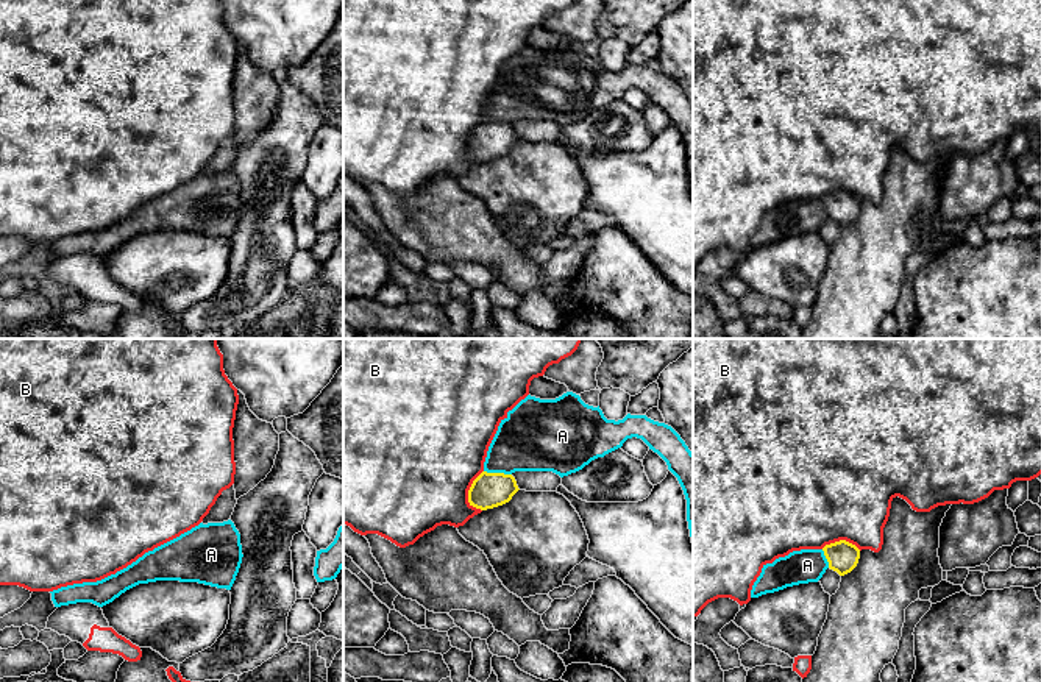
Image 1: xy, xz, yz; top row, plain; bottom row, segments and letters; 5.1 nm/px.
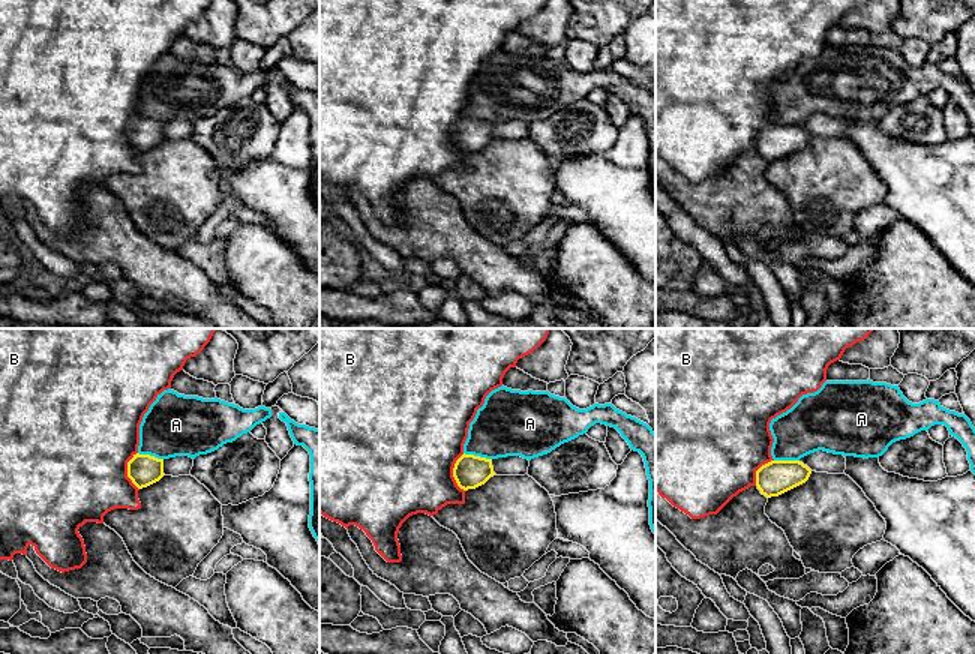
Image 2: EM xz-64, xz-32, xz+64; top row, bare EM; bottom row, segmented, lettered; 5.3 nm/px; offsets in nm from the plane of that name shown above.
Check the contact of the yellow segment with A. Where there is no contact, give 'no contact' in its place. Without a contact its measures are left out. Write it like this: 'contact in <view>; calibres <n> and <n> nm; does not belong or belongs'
contact in xz; calibres 180 and 340 nm; does not belong

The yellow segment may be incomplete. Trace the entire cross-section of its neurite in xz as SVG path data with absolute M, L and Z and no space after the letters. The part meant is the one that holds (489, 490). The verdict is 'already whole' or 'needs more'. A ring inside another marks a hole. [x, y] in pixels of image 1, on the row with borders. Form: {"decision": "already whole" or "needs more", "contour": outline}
{"decision": "already whole", "contour": "M482 471L468 490L468 503L487 510L509 503L518 490L512 474Z"}

